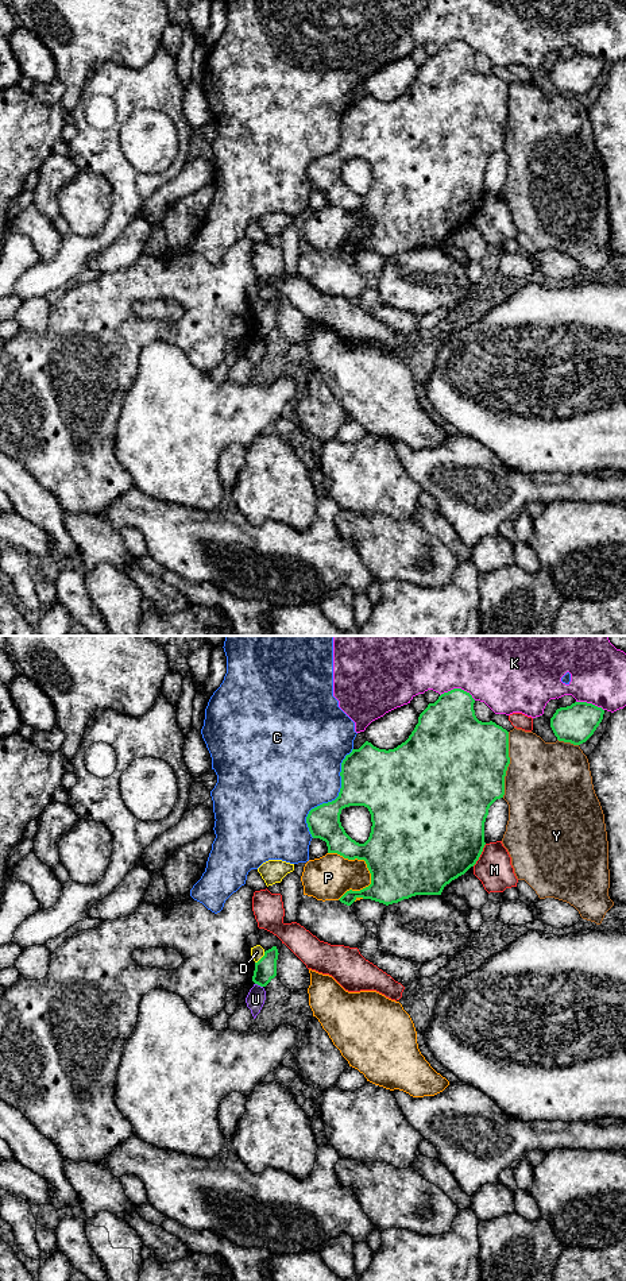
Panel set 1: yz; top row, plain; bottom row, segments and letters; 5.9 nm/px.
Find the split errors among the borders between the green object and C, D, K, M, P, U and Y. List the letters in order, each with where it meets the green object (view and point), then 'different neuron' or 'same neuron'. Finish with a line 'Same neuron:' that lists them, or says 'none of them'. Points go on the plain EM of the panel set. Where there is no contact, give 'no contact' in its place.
C: meets green in yz at (335, 151); different neuron
D: meets green in yz at (262, 309); different neuron
K: meets green in yz at (458, 41); different neuron
M: meets green in yz at (480, 205); different neuron
P: meets green in yz at (358, 211); different neuron
U: meets green in yz at (259, 336); different neuron
Y: meets green in yz at (509, 115); different neuron
Same neuron: none of them

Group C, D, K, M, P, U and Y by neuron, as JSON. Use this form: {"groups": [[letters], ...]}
{"groups": [["C", "K"], ["D"], ["M"], ["P"], ["U"], ["Y"]]}

